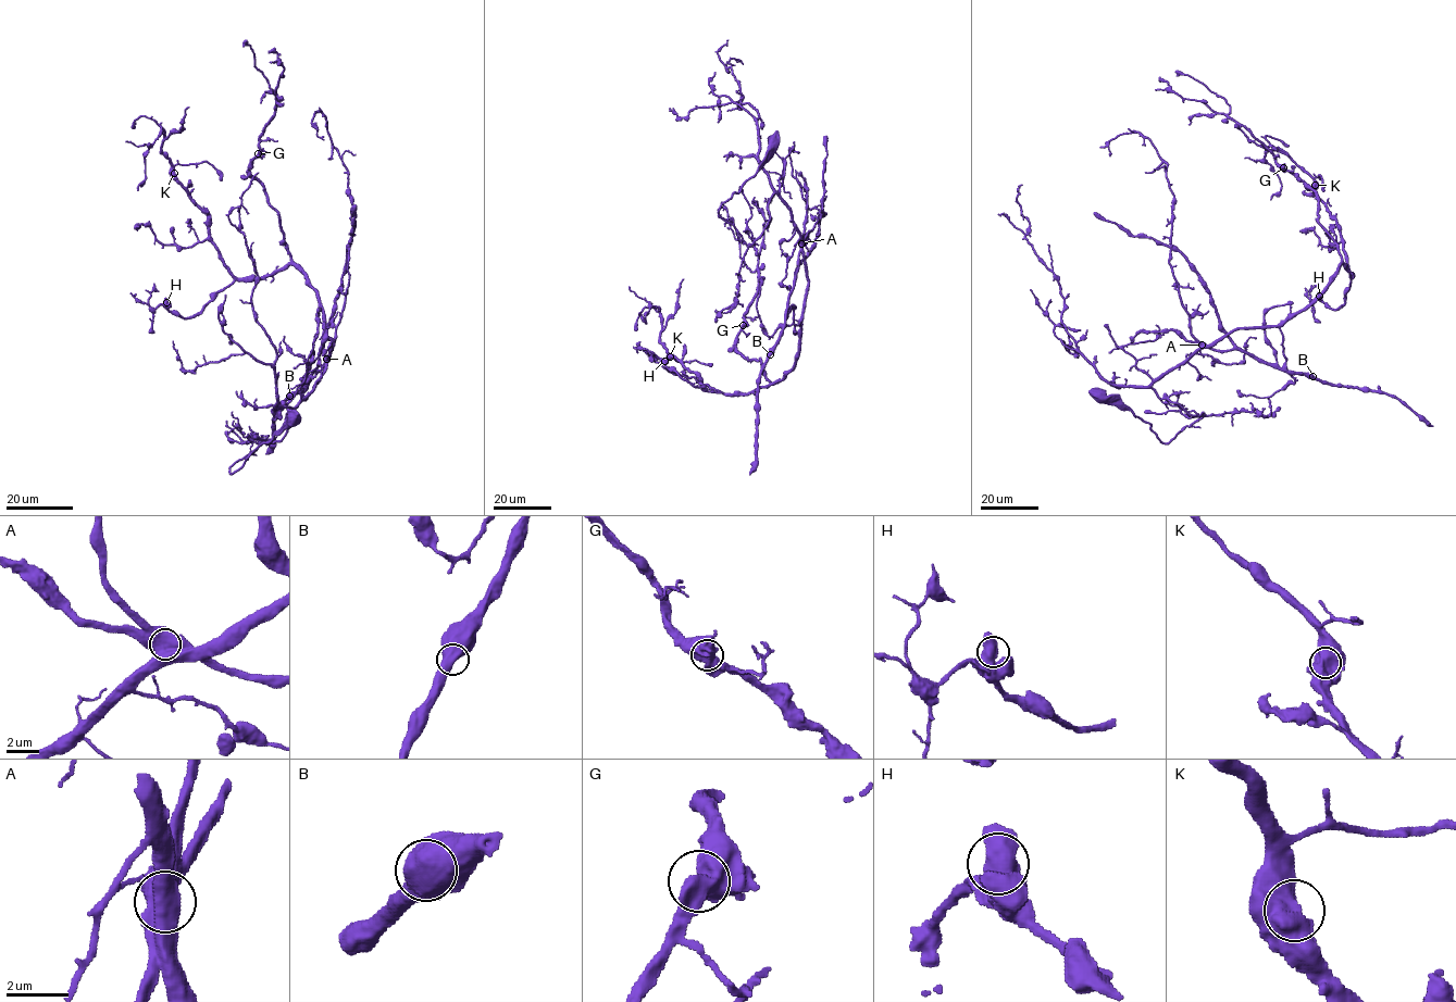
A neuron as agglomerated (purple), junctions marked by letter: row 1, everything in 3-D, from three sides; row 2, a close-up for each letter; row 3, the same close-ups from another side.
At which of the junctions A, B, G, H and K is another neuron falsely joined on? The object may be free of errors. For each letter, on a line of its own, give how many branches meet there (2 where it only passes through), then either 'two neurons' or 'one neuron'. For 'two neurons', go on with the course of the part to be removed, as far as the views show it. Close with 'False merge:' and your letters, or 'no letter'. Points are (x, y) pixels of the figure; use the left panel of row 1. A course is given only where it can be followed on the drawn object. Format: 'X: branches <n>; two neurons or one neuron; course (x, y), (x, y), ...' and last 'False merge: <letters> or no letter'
A: branches 2; two neurons; course (326, 359), (312, 372), (302, 390), (294, 392), (275, 408), (274, 443), (265, 453)
B: branches 2; one neuron
G: branches 2; one neuron
H: branches 2; one neuron
K: branches 2; one neuron
False merge: A

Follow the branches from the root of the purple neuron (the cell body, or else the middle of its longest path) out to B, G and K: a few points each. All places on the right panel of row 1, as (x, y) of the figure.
B: (1098, 393), (1122, 402), (1168, 442), (1203, 416), (1160, 398), (1152, 385), (1203, 348), (1243, 350), (1313, 376)
G: (1098, 393), (1168, 442), (1203, 416), (1156, 380), (1331, 280), (1318, 196), (1283, 167)
K: (1098, 393), (1168, 442), (1203, 416), (1156, 380), (1236, 329), (1283, 324), (1342, 263), (1353, 275), (1315, 185)

